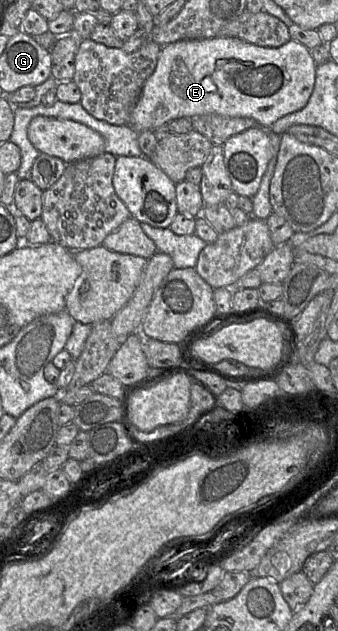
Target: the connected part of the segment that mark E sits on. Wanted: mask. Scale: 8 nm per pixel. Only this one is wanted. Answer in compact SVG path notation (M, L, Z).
M233 37L180 40L161 47L156 68L146 80L127 125L140 133L153 131L178 118L218 114L252 118L270 130L278 119L306 106L315 79L316 64L310 50L296 40L291 39L280 47L261 47Z

